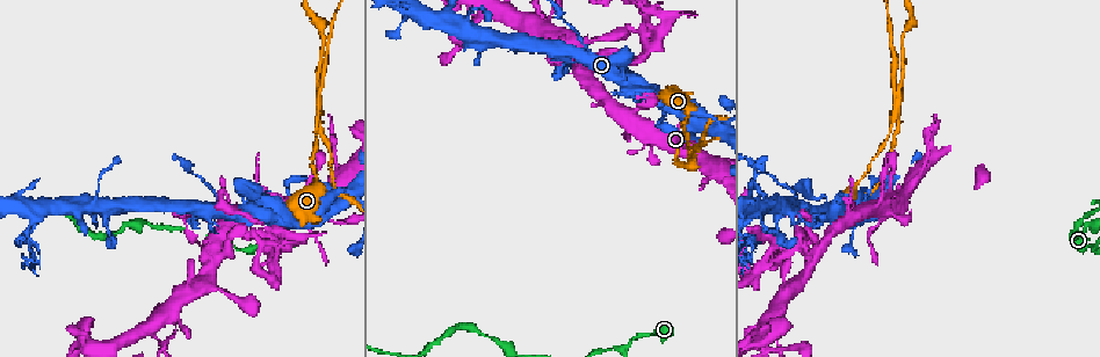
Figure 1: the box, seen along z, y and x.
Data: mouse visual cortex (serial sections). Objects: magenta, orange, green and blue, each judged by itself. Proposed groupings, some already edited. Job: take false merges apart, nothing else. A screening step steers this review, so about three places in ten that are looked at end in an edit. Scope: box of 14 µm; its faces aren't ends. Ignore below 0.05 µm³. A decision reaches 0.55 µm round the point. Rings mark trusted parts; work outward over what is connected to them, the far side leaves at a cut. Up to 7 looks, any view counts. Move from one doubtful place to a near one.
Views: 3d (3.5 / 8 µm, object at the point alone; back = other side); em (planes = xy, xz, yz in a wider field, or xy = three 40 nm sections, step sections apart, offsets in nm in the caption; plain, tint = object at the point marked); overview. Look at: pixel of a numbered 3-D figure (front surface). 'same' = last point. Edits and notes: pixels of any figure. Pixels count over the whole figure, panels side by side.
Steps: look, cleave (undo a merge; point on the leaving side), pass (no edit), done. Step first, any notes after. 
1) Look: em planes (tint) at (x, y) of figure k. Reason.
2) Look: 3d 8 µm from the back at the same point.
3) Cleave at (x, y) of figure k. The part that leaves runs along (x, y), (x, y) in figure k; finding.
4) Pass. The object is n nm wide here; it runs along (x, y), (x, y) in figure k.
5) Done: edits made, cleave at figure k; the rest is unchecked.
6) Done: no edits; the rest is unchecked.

Look: 3d 8 µm from the back at (632, 339) of figure 1. Two arms in line, one across.

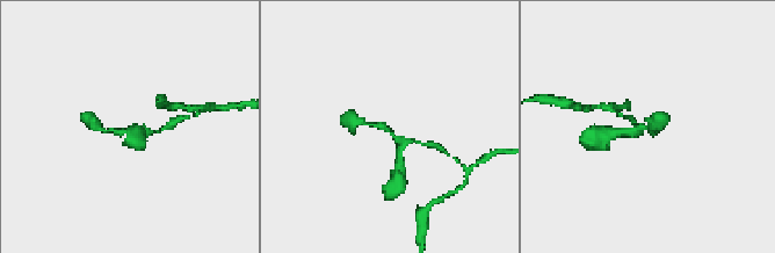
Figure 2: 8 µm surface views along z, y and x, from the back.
Look: 3d 3.5 µm at (388, 130) of figure 2. Zoom in.

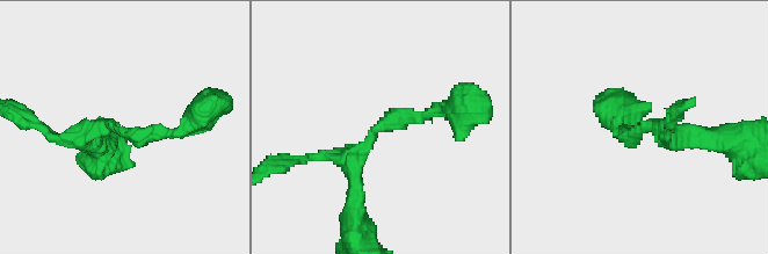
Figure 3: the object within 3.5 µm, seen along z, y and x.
Pass. The arms are 150, 150, 200 nm wide; all the same cell.

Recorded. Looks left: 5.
Look: 3d 3.5 µm at (795, 192) of figure 1. Sudden change in width.

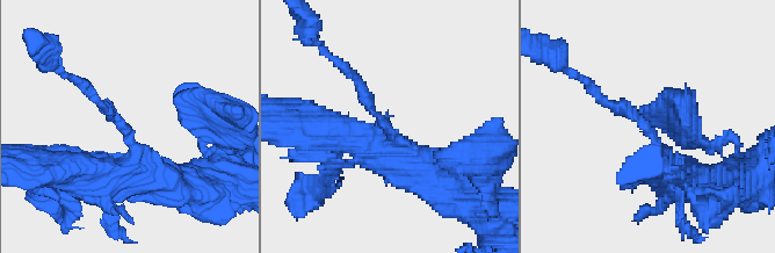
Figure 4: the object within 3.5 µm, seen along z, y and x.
Look: em xy step 2 (tint) at (124, 129) of figure 4. The arms are 150, 500 nm wide.

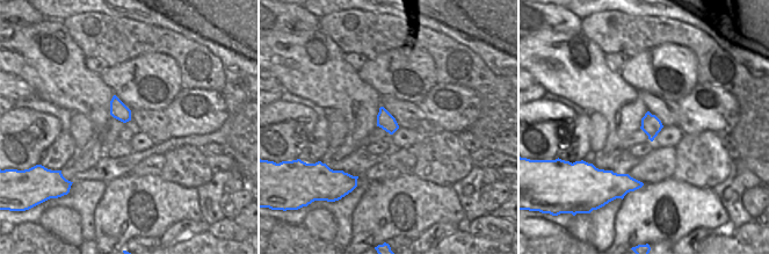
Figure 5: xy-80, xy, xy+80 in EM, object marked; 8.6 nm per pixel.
Pass. All the same cell.

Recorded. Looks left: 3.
Look: 3d 8 µm at (829, 204) of figure 1. Small branch off a trunk.

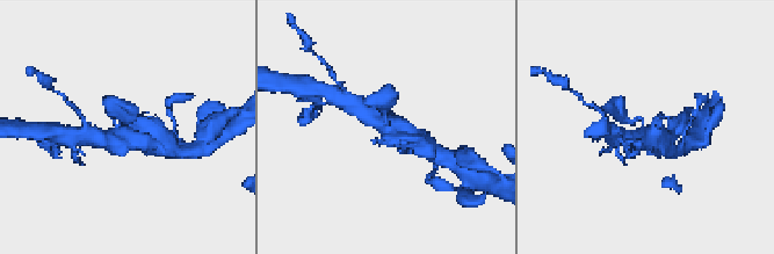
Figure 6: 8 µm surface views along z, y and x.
Look: em xy step 3 (tint) at (386, 125) of figure 6.

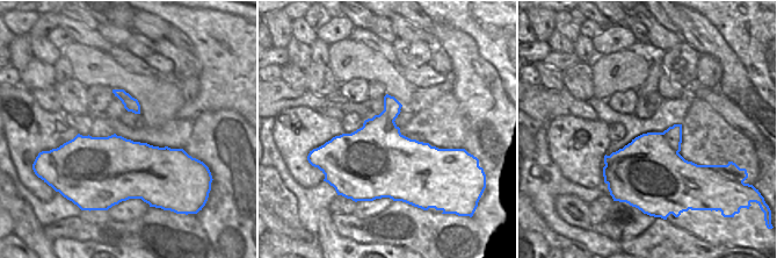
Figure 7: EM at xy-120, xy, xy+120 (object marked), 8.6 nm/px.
Cleave at (400, 151) of figure 6. The object is 600 nm wide here; a second cell is stuck on.

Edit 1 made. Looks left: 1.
Done: edits made, cleave at figure 6; the rest is unchecked.

